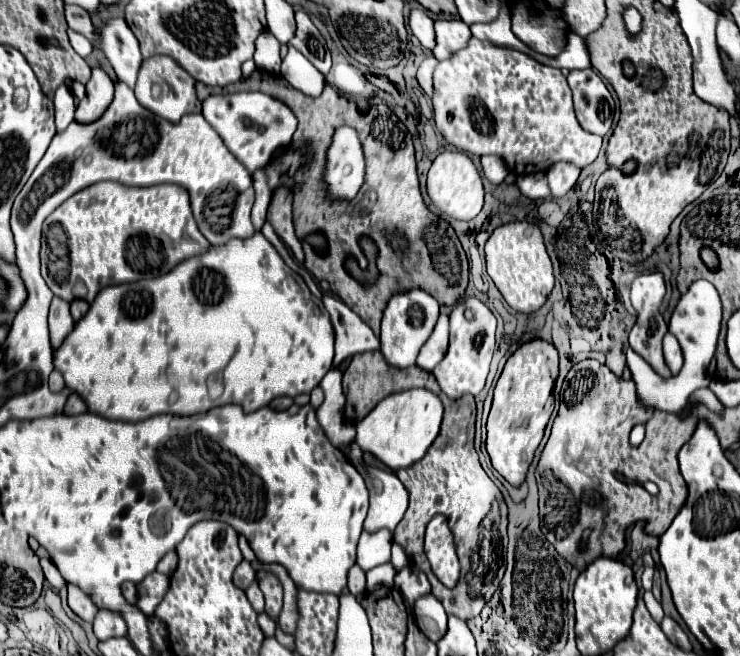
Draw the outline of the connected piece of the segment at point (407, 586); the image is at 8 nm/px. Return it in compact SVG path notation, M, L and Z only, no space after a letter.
M407 565L405 569L411 569L407 573L397 571L397 577L394 578L394 585L399 586L401 597L405 601L405 605L411 609L413 603L421 597L431 593L431 585L425 577L425 573L421 573L419 569L415 569L415 565Z

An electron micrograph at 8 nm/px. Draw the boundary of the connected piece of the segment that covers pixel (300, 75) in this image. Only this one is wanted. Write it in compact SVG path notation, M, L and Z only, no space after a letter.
M289 45L289 53L281 63L281 75L301 93L309 97L321 95L325 87L325 75L319 73L293 45Z

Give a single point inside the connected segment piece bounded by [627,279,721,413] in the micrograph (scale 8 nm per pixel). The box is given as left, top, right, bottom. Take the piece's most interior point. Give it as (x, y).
(696, 321)

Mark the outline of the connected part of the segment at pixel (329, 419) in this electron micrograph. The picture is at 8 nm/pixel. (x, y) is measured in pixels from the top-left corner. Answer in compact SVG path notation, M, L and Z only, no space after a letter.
M331 369L323 377L319 387L325 391L325 401L317 409L317 419L323 425L325 435L337 447L345 447L345 445L355 441L355 427L343 415L345 393L343 393L343 387L341 387L341 375L343 373L339 369Z

